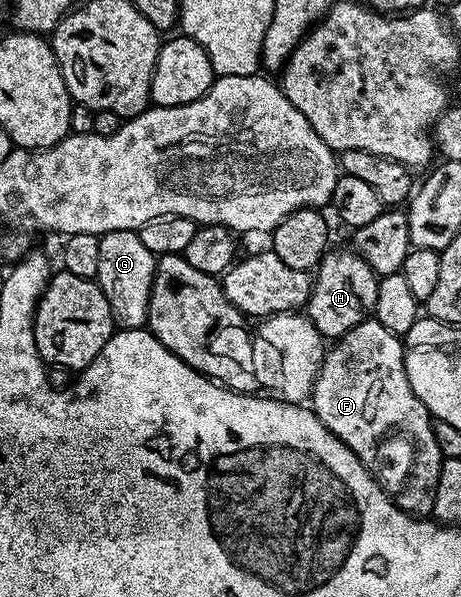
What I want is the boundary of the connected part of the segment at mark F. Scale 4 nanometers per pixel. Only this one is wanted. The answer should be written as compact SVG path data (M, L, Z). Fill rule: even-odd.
M368 319L357 323L357 327L332 345L335 346L324 352L323 366L315 376L310 408L358 460L361 453L369 453L373 463L371 476L380 485L389 483L401 491L405 487L405 499L413 501L411 495L415 495L415 501L427 501L427 492L435 488L445 458L438 449L431 413L425 403L413 395L413 387L409 387L400 334L381 327L377 320ZM383 437L387 437L383 445L391 445L393 449L389 447L385 453L383 449L373 451L373 439L379 441ZM397 457L401 463L397 463Z

